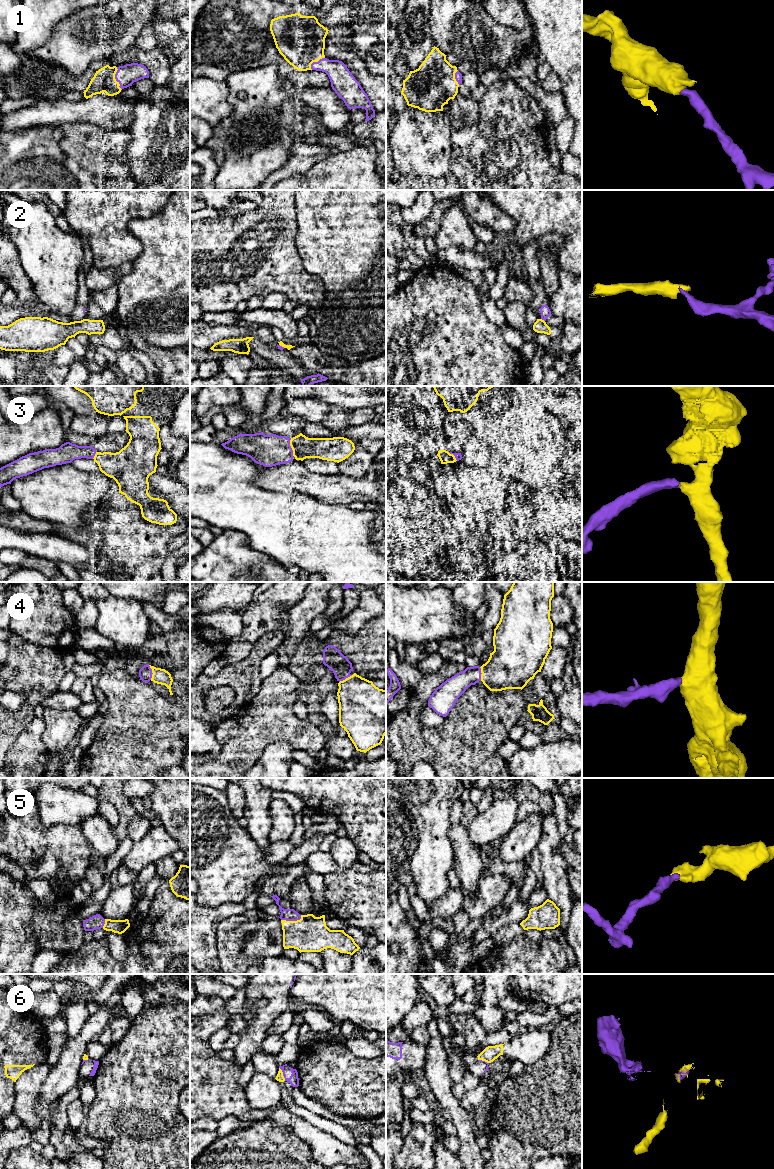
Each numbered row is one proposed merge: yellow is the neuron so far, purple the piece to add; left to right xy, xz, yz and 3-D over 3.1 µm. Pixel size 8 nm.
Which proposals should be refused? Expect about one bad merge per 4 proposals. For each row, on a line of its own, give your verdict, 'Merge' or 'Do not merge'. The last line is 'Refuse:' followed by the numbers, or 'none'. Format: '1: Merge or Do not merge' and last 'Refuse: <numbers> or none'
1: Merge
2: Do not merge
3: Merge
4: Merge
5: Merge
6: Do not merge
Refuse: 2, 6

